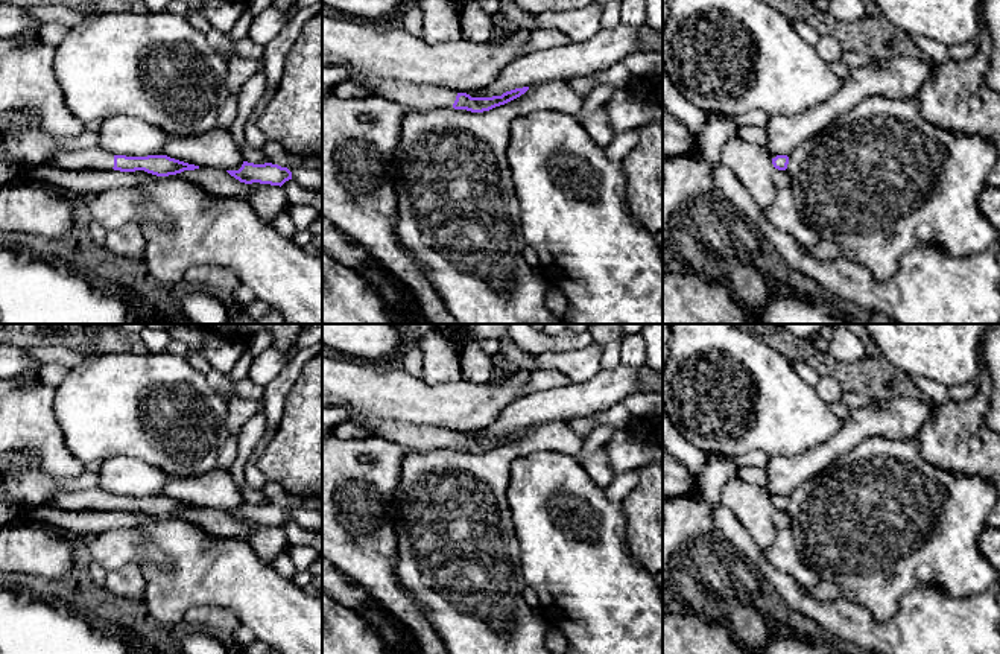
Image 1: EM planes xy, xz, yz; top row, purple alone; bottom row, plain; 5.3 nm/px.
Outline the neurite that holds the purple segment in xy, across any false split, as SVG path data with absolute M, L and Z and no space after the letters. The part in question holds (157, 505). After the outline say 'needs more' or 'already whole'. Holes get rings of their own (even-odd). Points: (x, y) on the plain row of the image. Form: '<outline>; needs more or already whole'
M99 487L91 490L56 493L53 505L64 510L114 510L120 513L144 511L157 517L169 517L184 511L199 510L199 506L167 496L126 497L116 496Z; needs more

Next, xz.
M322 406L322 437L331 435L336 426L347 421L360 421L371 433L409 449L432 450L453 447L454 450L471 453L489 452L520 438L529 430L529 427L523 427L506 432L502 437L471 438L467 433L457 433L445 427L410 426L395 420L366 417L351 408Z; needs more

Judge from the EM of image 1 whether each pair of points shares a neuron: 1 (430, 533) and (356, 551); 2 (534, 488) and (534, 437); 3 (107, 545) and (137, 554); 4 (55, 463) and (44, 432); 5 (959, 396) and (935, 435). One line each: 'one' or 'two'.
1: two
2: two
3: one
4: one
5: two

